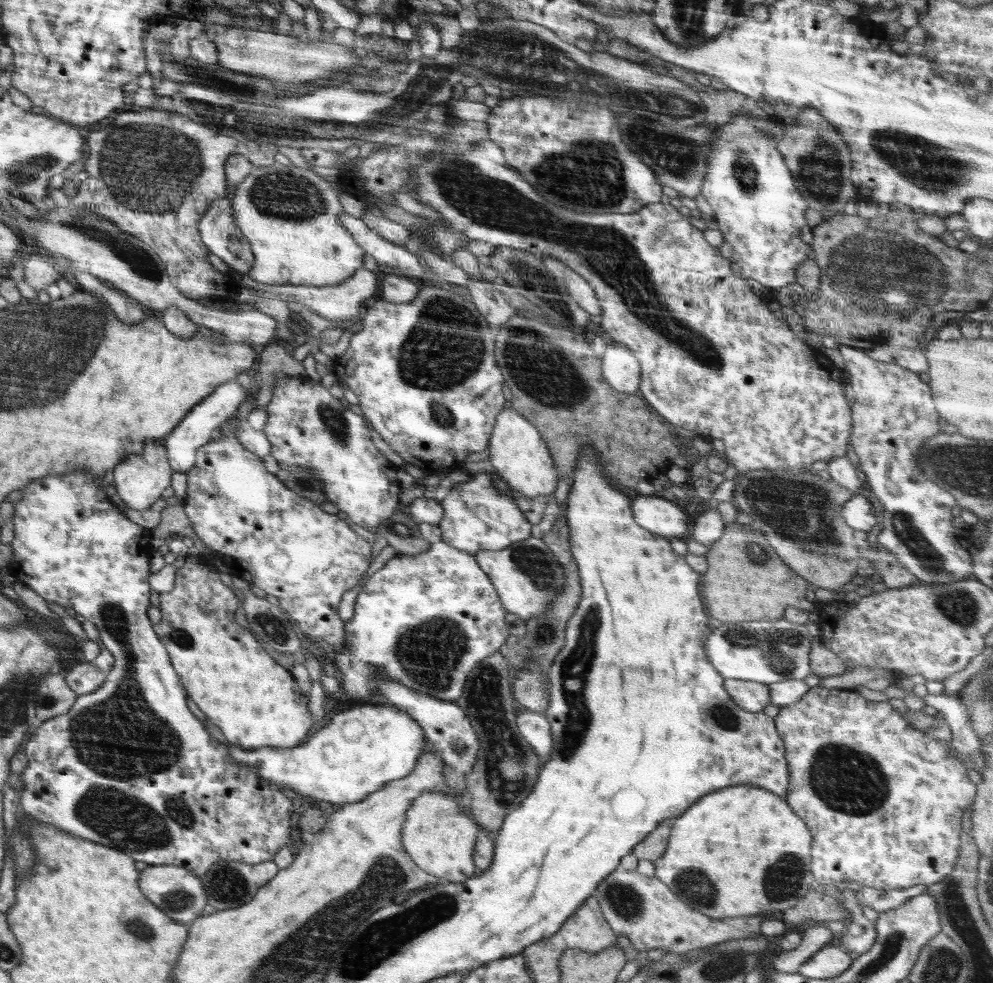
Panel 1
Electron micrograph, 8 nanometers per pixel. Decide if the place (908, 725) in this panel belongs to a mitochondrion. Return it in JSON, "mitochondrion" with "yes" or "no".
{"mitochondrion":"no"}

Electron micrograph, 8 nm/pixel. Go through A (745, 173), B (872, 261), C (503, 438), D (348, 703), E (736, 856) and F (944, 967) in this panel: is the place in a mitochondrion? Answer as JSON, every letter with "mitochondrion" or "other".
{"A":"mitochondrion","B":"mitochondrion","C":"other","D":"other","E":"other","F":"mitochondrion"}

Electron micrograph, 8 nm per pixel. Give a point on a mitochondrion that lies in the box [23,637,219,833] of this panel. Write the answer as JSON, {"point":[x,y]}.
{"point":[45,699]}

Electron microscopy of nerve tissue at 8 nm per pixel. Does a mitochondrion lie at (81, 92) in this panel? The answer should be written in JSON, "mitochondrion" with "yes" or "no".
{"mitochondrion":"no"}

